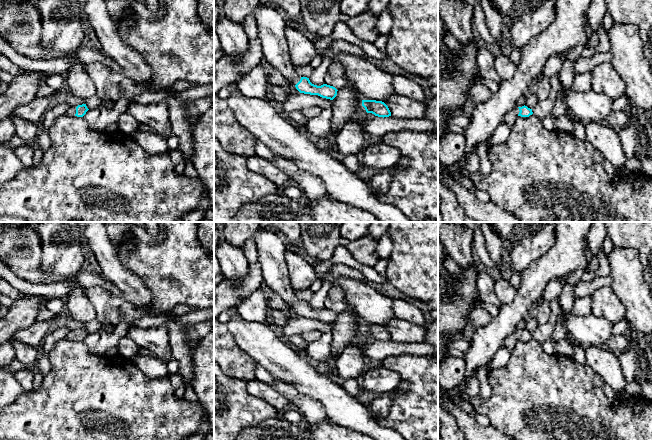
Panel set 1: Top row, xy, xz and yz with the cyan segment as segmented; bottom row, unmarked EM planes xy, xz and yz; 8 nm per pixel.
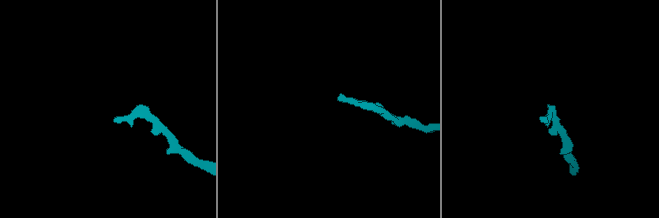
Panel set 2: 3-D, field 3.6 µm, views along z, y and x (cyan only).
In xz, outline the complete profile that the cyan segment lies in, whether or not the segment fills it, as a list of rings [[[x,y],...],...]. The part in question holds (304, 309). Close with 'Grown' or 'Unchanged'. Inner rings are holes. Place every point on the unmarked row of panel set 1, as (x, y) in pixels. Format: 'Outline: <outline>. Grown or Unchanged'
Outline: [[[259,228],[253,238],[257,245],[264,286],[289,303],[300,317],[333,324],[338,315],[335,311],[327,308],[314,309],[309,302],[301,301],[295,295],[285,261],[283,237],[271,229]]]. Grown

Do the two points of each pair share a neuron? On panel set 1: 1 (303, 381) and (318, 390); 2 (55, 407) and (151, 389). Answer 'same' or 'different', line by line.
1: same
2: same

